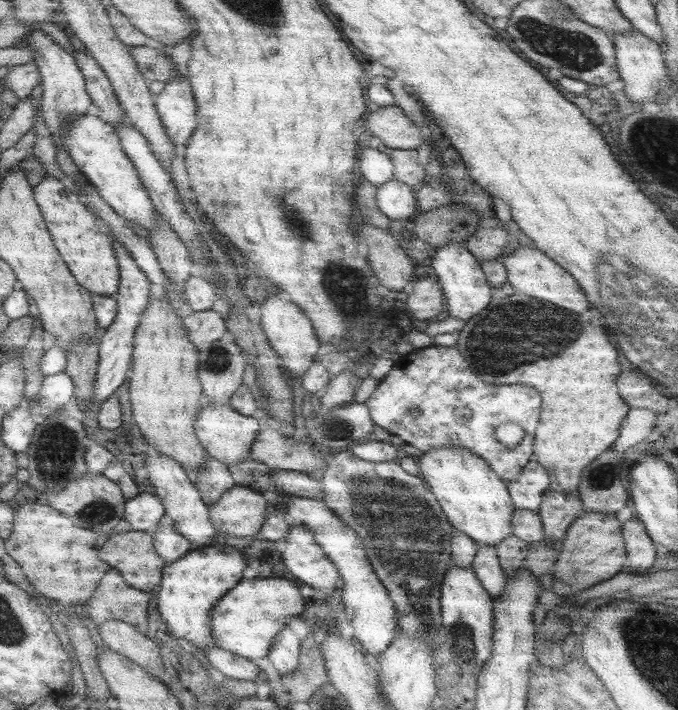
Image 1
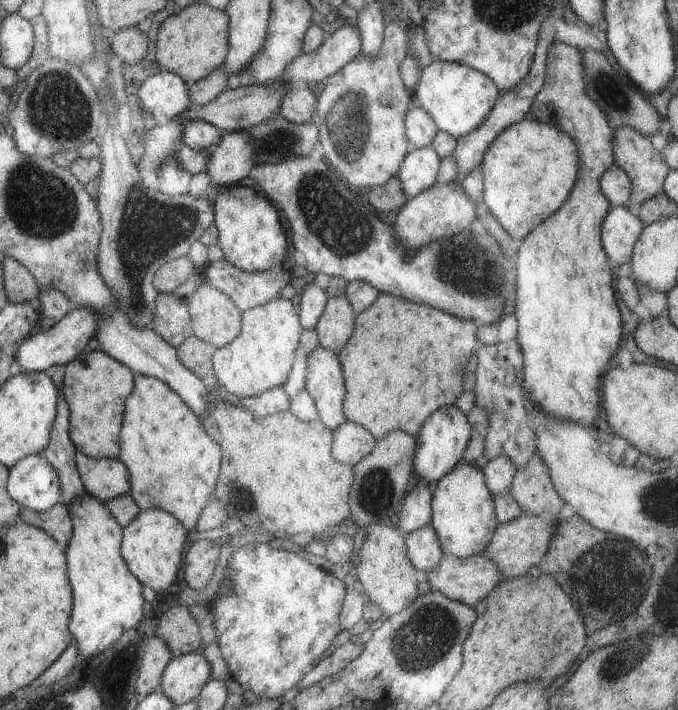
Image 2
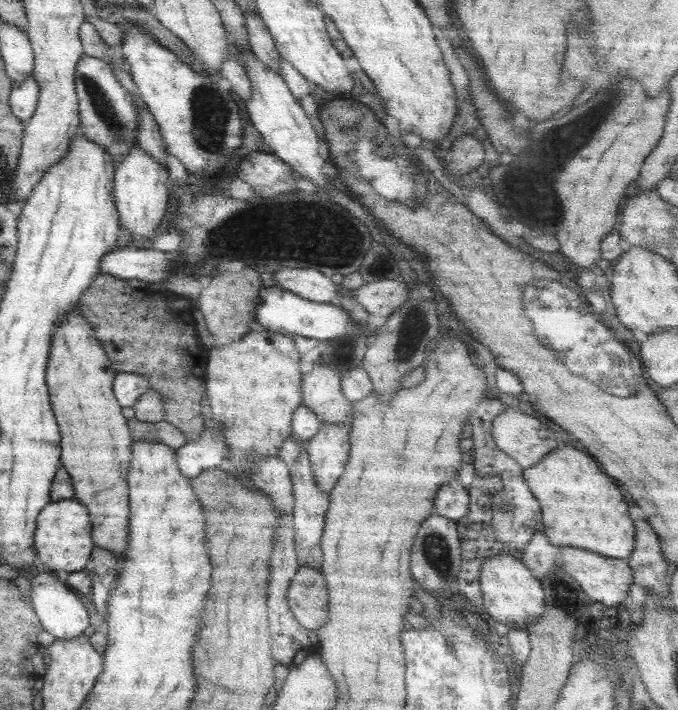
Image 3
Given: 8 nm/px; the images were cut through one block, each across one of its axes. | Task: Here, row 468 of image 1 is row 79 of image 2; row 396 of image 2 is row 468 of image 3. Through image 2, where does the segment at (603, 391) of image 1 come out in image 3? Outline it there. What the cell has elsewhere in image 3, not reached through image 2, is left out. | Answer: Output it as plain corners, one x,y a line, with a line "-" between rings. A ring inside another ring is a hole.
571,446
557,448
557,450
549,452
535,466
523,470
523,478
525,478
527,488
539,502
543,536
553,546
557,546
557,548
573,546
573,548
587,550
591,554
599,554
605,558
615,558
615,560
623,560
623,558
631,556
633,546
635,546
635,528
627,516
629,506
625,504
625,500
623,500
621,492
617,490
617,486
613,484
613,480
599,470
599,466
593,458
589,458
587,454
583,454

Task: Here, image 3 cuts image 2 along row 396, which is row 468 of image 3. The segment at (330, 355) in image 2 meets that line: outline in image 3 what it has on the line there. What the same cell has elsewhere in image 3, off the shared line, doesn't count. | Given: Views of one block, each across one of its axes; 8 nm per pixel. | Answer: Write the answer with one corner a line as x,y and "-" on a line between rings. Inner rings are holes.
349,420
341,422
339,426
321,424
317,434
307,440
307,454
313,468
313,478
323,492
329,492
333,488
349,460
349,430

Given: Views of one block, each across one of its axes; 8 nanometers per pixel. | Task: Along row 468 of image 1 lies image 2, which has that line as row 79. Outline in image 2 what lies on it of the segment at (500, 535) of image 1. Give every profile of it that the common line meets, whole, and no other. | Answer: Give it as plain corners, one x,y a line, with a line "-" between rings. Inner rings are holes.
433,60
427,68
423,68
419,82
413,86
413,90
417,104
421,106
421,110
429,112
429,116
433,118
439,130
429,146
437,152
441,160
453,154
457,146
457,138
471,134
471,130
483,124
487,114
491,114
495,100
499,98
499,88
493,84
493,80
489,80
479,70
471,70
465,64
441,62
441,60

